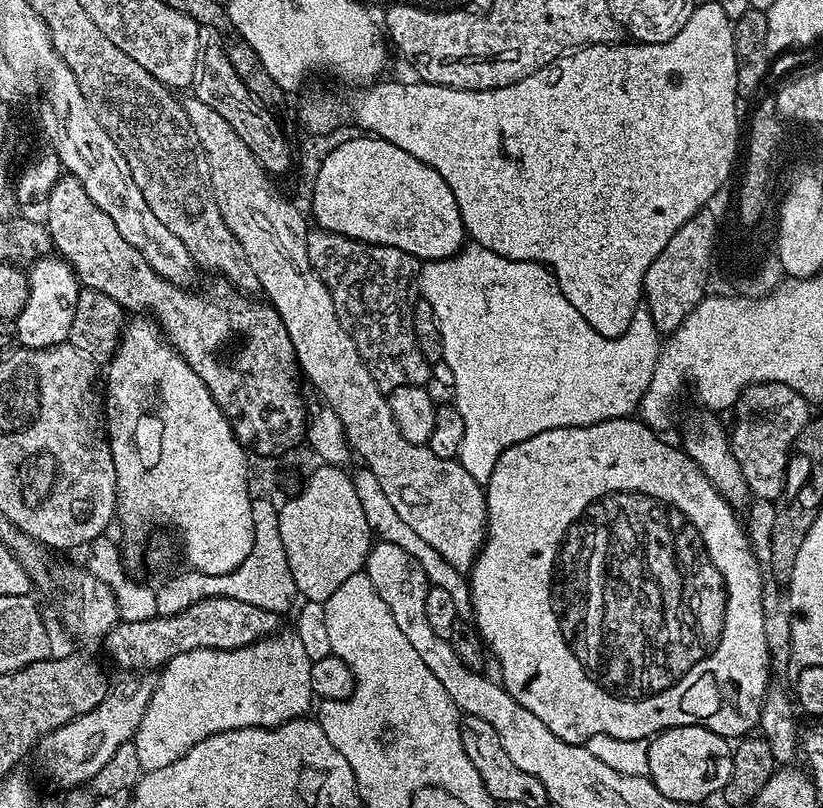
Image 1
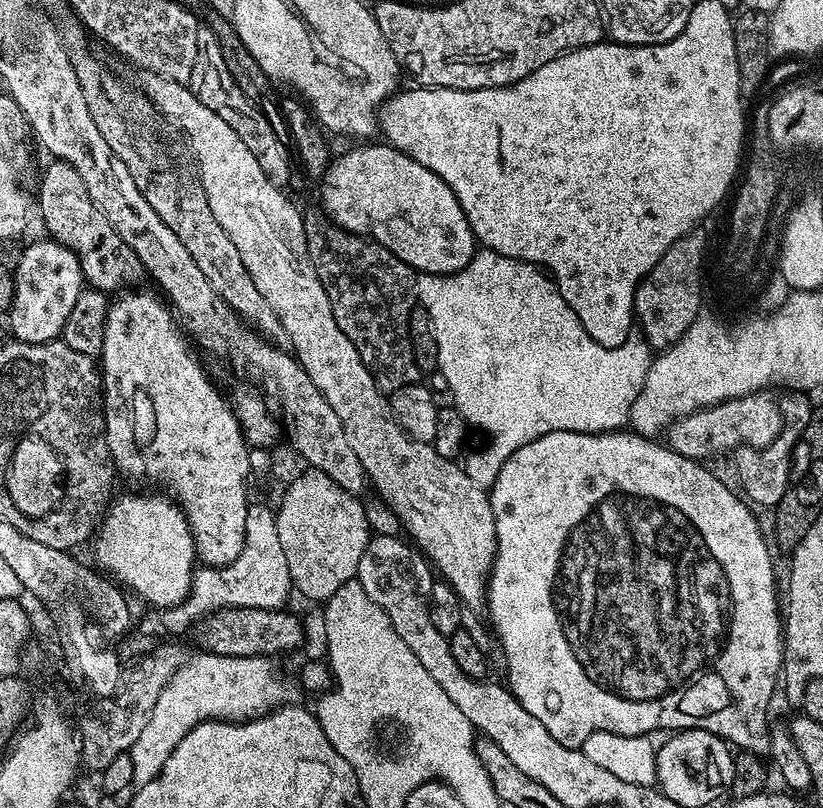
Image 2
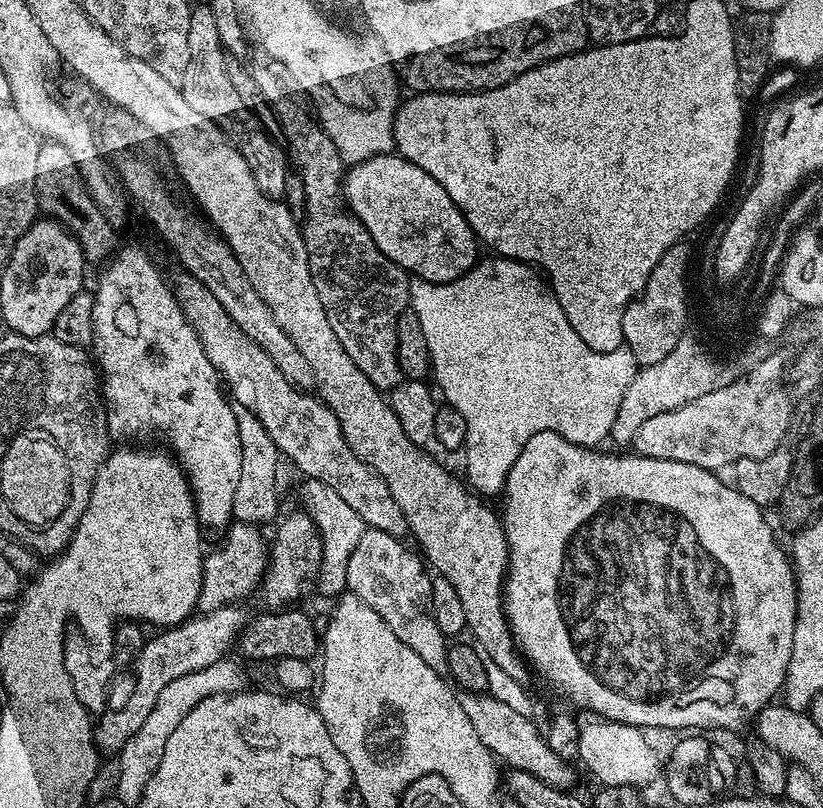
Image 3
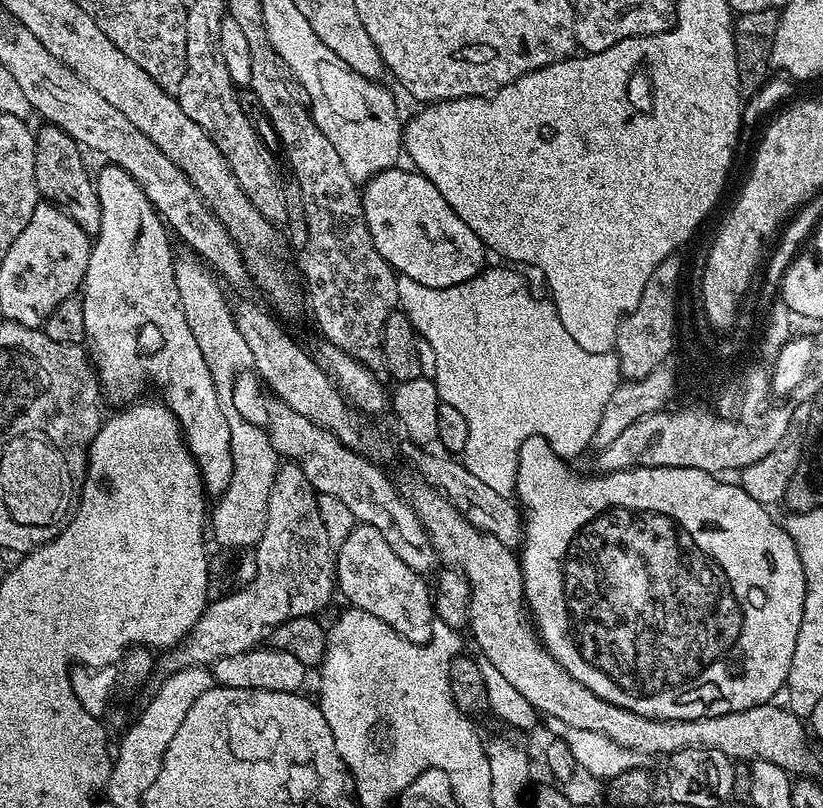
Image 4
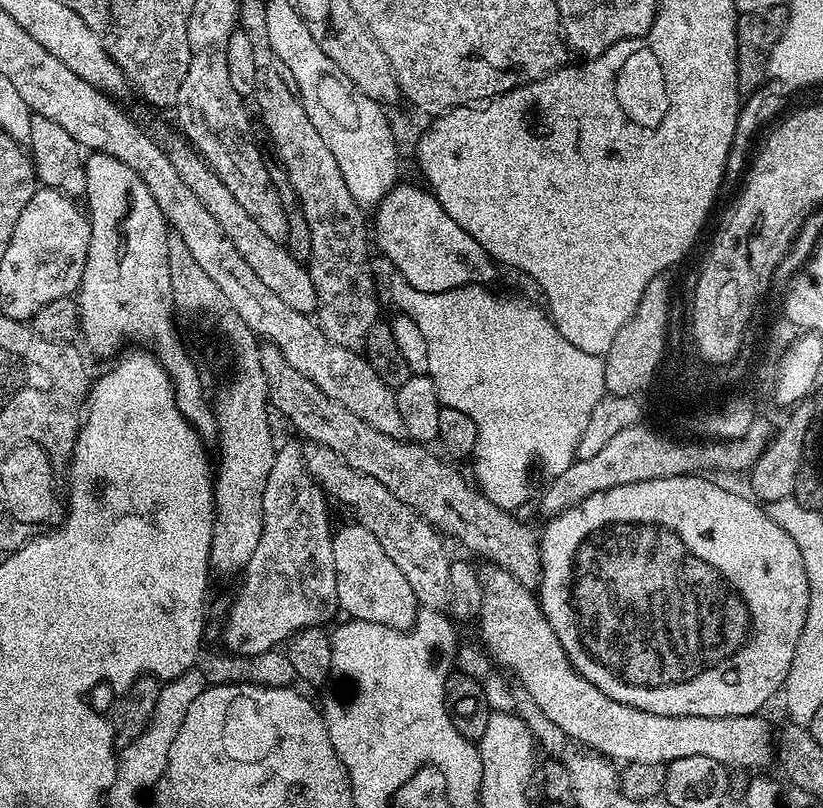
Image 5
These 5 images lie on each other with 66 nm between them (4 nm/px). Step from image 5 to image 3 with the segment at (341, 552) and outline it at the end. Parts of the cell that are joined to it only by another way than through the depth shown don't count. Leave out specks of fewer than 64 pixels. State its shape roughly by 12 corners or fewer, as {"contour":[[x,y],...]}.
{"contour":[[365,527],[347,591],[431,668],[448,663],[433,577],[398,536]]}

